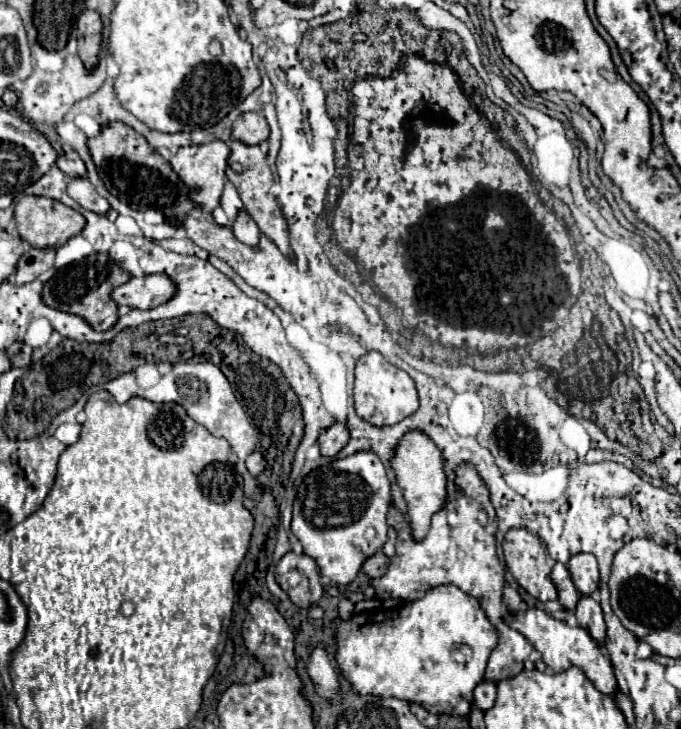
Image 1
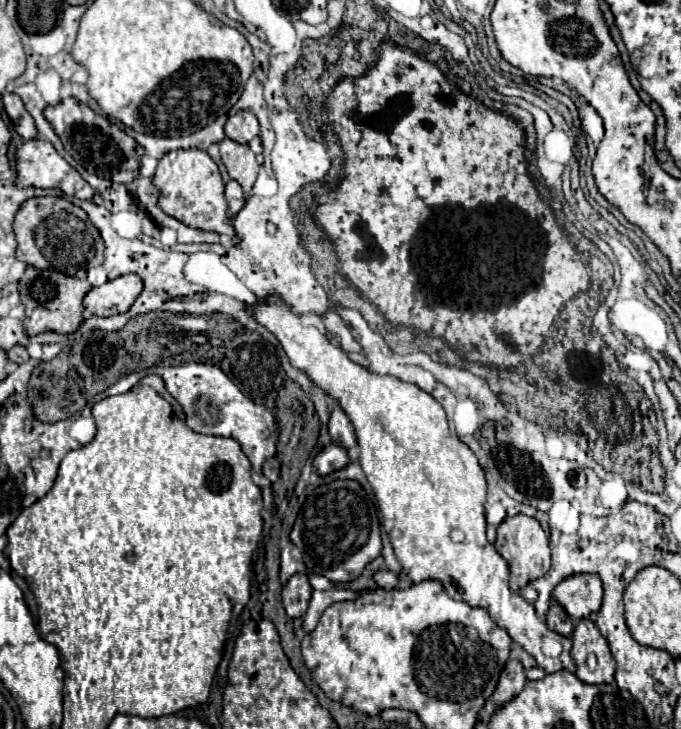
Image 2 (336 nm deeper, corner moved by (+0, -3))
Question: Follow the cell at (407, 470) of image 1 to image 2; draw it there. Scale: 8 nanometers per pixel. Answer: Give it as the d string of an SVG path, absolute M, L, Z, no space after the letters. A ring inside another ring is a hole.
M270 294L264 300L246 306L256 322L266 326L280 340L284 352L290 358L290 364L310 376L310 380L320 386L328 396L332 396L356 430L356 440L360 446L360 466L374 490L376 504L382 514L382 526L390 538L394 554L402 564L404 572L412 578L414 584L424 580L440 580L446 594L454 600L464 600L470 606L482 606L488 610L492 620L504 628L514 642L518 642L528 654L532 654L538 666L546 672L558 670L576 670L576 664L570 656L572 642L556 632L550 632L546 624L536 616L534 608L518 594L508 588L508 562L496 552L496 548L486 540L486 478L484 470L478 464L474 452L462 444L458 438L450 436L446 422L446 412L428 392L416 384L402 382L394 376L380 376L368 368L356 364L348 354L328 336L320 334L314 326L304 326L300 314L294 312L290 304L278 294ZM460 530L464 534L462 542L452 542L450 532Z

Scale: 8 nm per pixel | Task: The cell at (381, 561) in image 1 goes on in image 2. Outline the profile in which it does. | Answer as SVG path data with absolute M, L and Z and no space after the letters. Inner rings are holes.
M380 570L380 572L374 574L374 582L384 590L392 590L398 584L398 576L394 572L390 572L390 570Z

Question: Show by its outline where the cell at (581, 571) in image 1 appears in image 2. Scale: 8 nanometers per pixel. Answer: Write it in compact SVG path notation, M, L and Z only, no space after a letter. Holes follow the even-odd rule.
M596 574L570 576L556 586L554 602L560 604L572 620L588 618L600 610L602 582Z

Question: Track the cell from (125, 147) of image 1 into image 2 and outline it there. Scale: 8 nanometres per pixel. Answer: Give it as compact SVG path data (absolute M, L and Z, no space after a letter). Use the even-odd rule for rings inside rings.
M66 98L56 106L46 106L44 116L52 124L58 138L62 140L64 150L76 162L80 162L88 172L110 178L112 182L120 182L120 184L128 184L138 176L138 168L140 168L138 160L142 156L142 148L136 144L134 138L124 134L118 126L110 124L108 118L96 114L92 108L78 102L76 98Z

